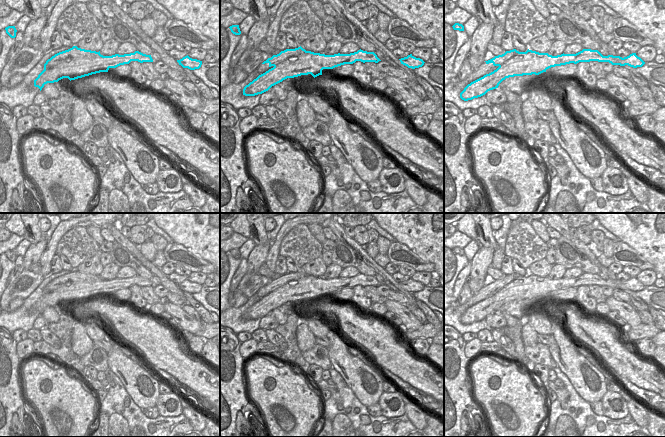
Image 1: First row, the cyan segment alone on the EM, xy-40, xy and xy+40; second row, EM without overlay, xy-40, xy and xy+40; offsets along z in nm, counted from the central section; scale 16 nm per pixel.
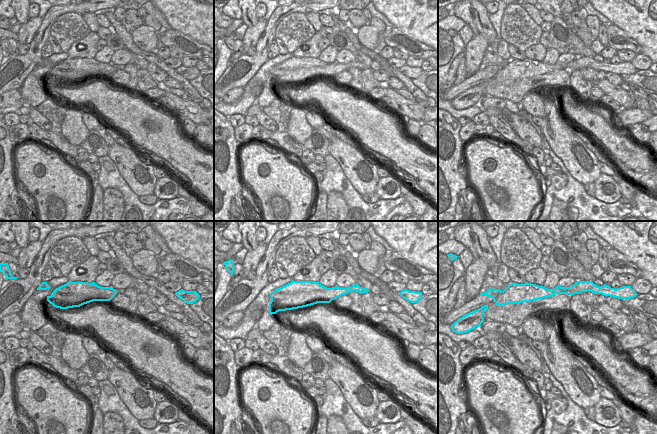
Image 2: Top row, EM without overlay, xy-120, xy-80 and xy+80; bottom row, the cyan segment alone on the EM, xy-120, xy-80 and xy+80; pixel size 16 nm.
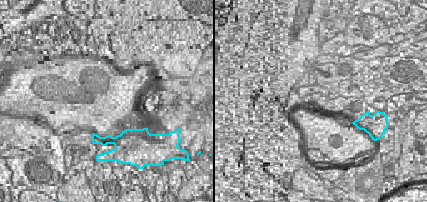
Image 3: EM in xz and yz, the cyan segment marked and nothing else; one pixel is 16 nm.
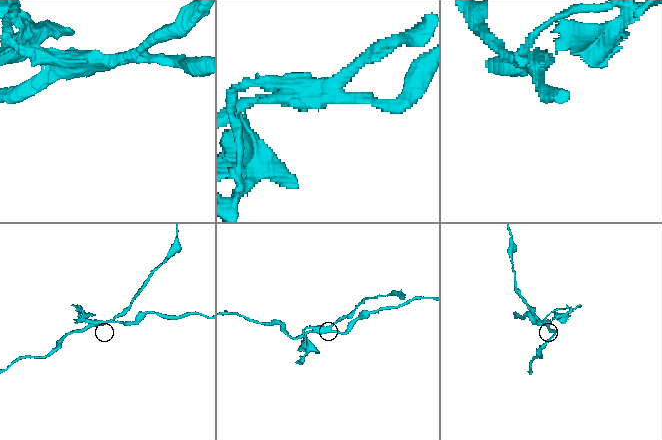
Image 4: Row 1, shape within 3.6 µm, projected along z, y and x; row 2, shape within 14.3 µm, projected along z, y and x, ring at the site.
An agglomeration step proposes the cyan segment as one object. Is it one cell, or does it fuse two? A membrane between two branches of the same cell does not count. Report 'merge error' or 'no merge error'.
merge error

